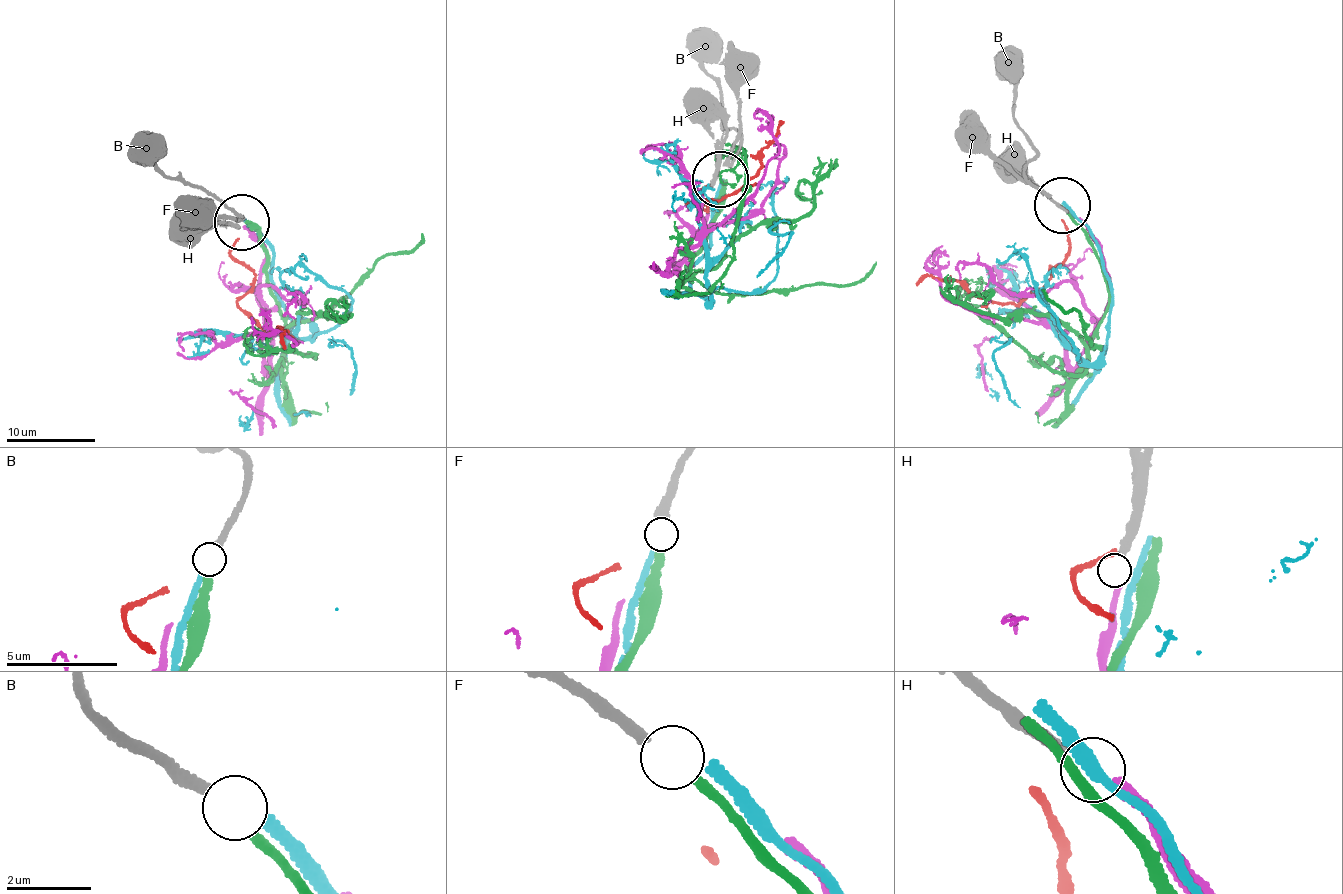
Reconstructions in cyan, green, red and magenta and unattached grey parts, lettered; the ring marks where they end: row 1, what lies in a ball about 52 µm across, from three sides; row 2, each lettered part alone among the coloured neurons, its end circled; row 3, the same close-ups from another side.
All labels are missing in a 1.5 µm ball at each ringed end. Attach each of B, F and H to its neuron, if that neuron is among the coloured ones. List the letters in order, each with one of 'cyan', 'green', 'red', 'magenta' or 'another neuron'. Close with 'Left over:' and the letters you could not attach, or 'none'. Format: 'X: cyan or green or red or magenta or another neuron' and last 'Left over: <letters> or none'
B: cyan
F: green
H: another neuron
Left over: H

